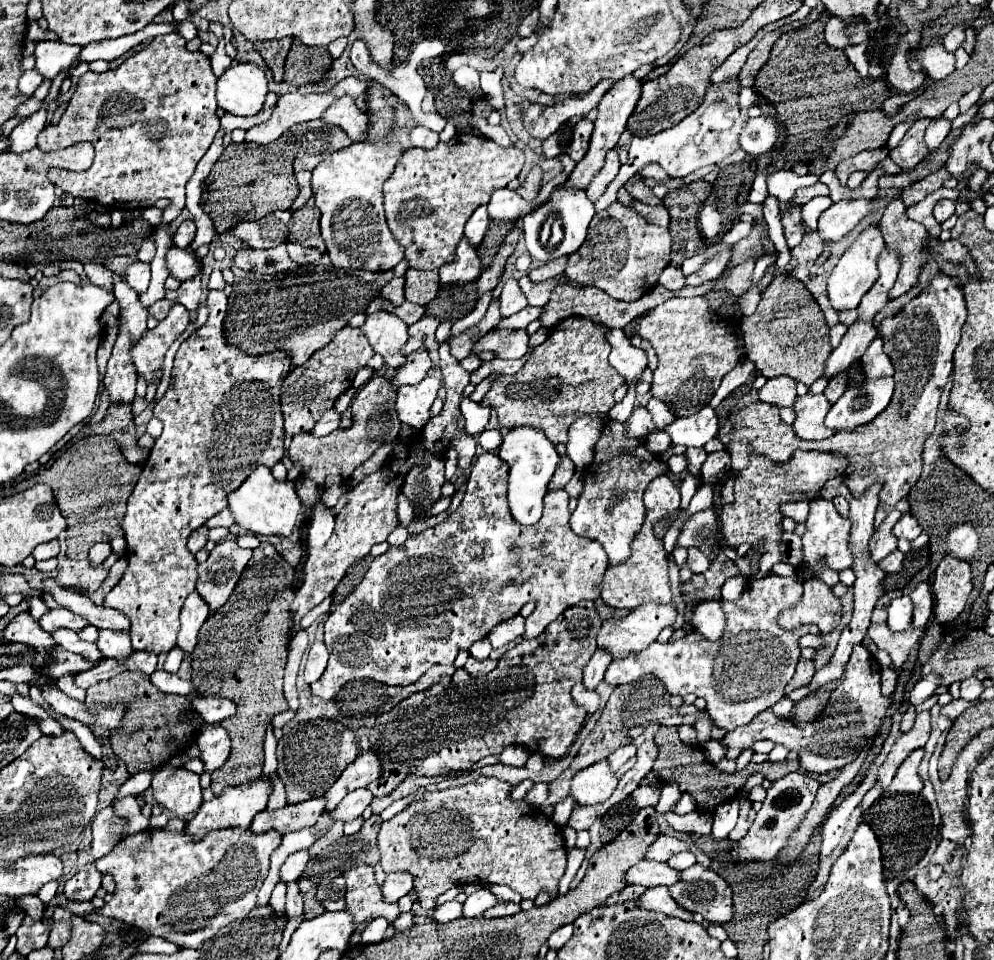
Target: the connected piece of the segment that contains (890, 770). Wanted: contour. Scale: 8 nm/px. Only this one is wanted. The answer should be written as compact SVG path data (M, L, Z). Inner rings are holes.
M922 711L922 713L916 715L914 727L912 727L908 733L902 733L902 735L896 739L892 751L888 753L886 763L884 763L882 769L878 771L878 783L884 785L884 787L888 787L888 785L892 783L892 779L894 779L894 775L896 775L900 763L902 763L914 749L924 747L926 741L928 741L928 737L930 737L930 711Z

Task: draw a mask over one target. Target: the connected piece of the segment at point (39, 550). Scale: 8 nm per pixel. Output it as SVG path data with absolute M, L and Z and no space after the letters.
M52 539L52 541L42 543L40 547L36 547L32 555L36 557L36 561L40 561L40 559L52 559L52 557L56 557L58 551L60 551L60 545L58 545L56 539Z

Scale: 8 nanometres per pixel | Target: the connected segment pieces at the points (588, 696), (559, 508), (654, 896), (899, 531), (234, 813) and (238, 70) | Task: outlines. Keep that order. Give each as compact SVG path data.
M576 683L576 685L572 687L572 697L574 697L576 705L586 707L588 715L596 713L598 707L600 707L600 695L598 695L594 689L586 689L582 683Z
M482 453L482 455L476 459L476 463L472 465L472 473L470 473L470 477L468 477L468 487L466 487L464 499L462 499L462 503L458 505L458 509L456 509L450 517L446 517L442 523L438 523L436 527L426 529L426 531L422 531L422 533L418 533L418 535L410 535L410 537L406 539L404 547L402 547L402 545L400 545L400 547L390 547L388 553L376 557L376 559L372 561L370 569L368 569L368 573L364 575L362 583L360 583L360 585L358 585L340 605L336 605L334 613L330 613L330 617L328 617L328 621L326 621L326 625L324 625L324 643L326 643L326 647L328 647L328 651L330 651L330 661L328 661L328 667L326 667L324 675L322 675L318 681L314 681L314 683L310 685L312 693L318 695L318 697L322 697L322 699L326 699L326 701L330 701L330 699L336 697L336 693L338 693L348 681L354 681L354 679L374 679L374 681L384 683L384 685L410 685L410 683L418 681L432 665L438 665L438 663L442 663L442 665L452 665L454 659L456 659L456 655L458 655L458 651L470 649L472 643L476 643L478 639L484 639L498 623L502 623L502 621L506 621L506 619L518 615L518 611L522 609L522 605L528 603L528 601L536 601L536 611L528 617L530 623L526 625L528 631L524 633L524 637L528 637L528 635L538 637L538 635L540 635L540 633L542 633L542 631L544 631L544 629L546 629L564 609L568 609L568 607L572 607L572 605L576 605L576 603L580 603L580 601L584 601L584 599L596 599L596 597L600 595L600 585L602 585L604 573L606 573L606 569L608 569L608 557L606 557L606 553L604 553L604 549L602 549L602 545L600 545L598 541L586 539L586 537L578 537L578 535L570 529L570 525L568 525L568 519L570 519L570 511L568 511L568 493L566 493L562 487L572 479L572 475L574 475L574 463L572 463L568 457L562 457L562 461L560 461L560 465L558 465L558 469L556 469L556 473L554 473L554 481L552 481L552 485L550 485L552 491L544 497L544 515L542 515L542 519L540 519L536 525L532 525L532 527L522 527L522 525L518 525L518 523L512 519L510 507L508 507L508 501L506 501L508 465L506 465L504 461L500 461L500 457L496 457L494 453Z
M652 887L652 889L648 889L640 897L640 907L648 909L648 911L662 911L668 917L676 917L676 919L684 919L684 921L692 921L692 917L694 917L688 909L680 907L672 899L668 887Z
M904 513L900 517L900 521L894 525L894 535L896 537L904 537L908 541L914 541L920 533L922 533L922 527L918 525L918 521L914 519L912 513Z
M258 777L258 779L252 779L248 783L242 783L242 785L230 785L222 791L222 795L214 797L212 801L206 801L202 803L200 811L196 817L192 817L188 823L186 823L186 833L188 835L194 835L194 837L204 837L206 833L214 831L214 829L220 829L220 827L250 827L252 825L252 819L256 813L264 811L266 809L266 803L268 803L268 797L272 793L272 781L268 777Z
M236 63L218 79L218 105L240 117L256 115L264 107L268 93L268 79L254 63Z

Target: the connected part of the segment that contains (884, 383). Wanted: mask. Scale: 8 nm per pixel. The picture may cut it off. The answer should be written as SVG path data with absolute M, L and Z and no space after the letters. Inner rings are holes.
M880 377L876 381L868 381L862 387L850 387L832 405L830 413L826 415L826 425L834 431L842 431L870 423L878 413L888 407L892 393L892 377Z

